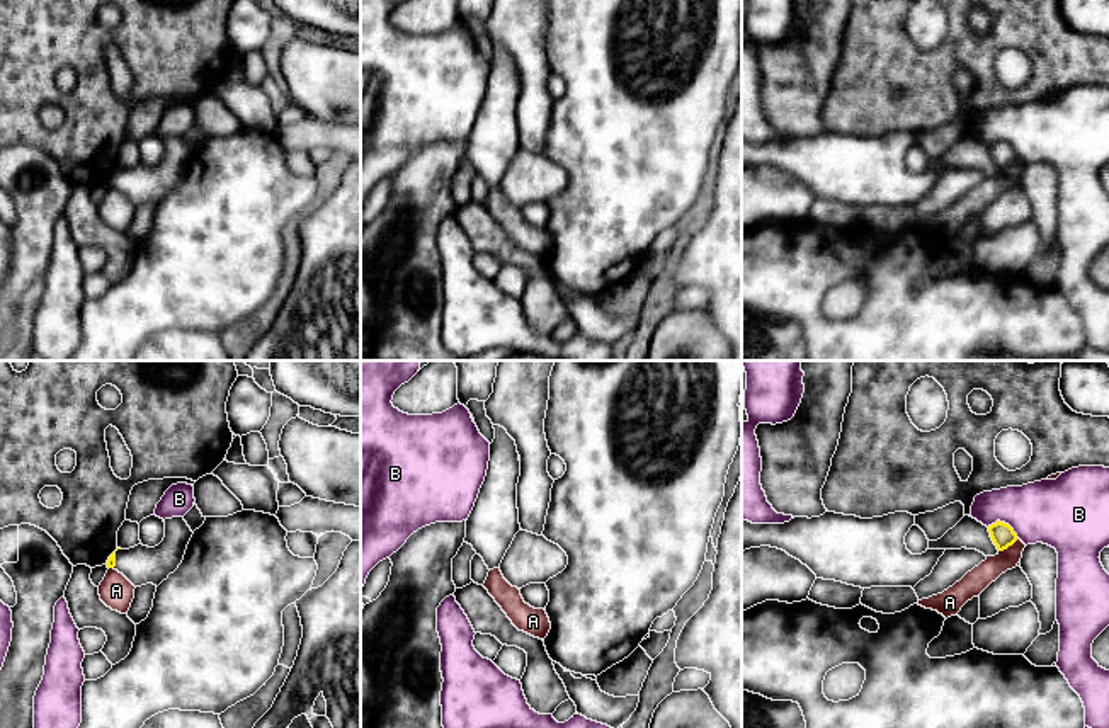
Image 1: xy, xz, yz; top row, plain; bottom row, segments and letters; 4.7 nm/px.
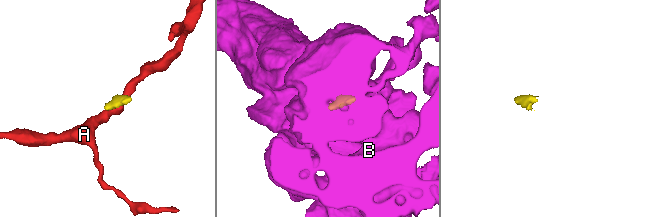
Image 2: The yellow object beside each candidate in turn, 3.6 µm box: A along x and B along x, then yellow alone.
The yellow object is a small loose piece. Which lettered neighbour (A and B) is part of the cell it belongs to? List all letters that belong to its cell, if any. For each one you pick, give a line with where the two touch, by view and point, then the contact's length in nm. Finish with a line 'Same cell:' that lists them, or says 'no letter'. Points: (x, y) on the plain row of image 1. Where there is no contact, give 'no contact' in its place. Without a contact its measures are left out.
Same cell: no letter

